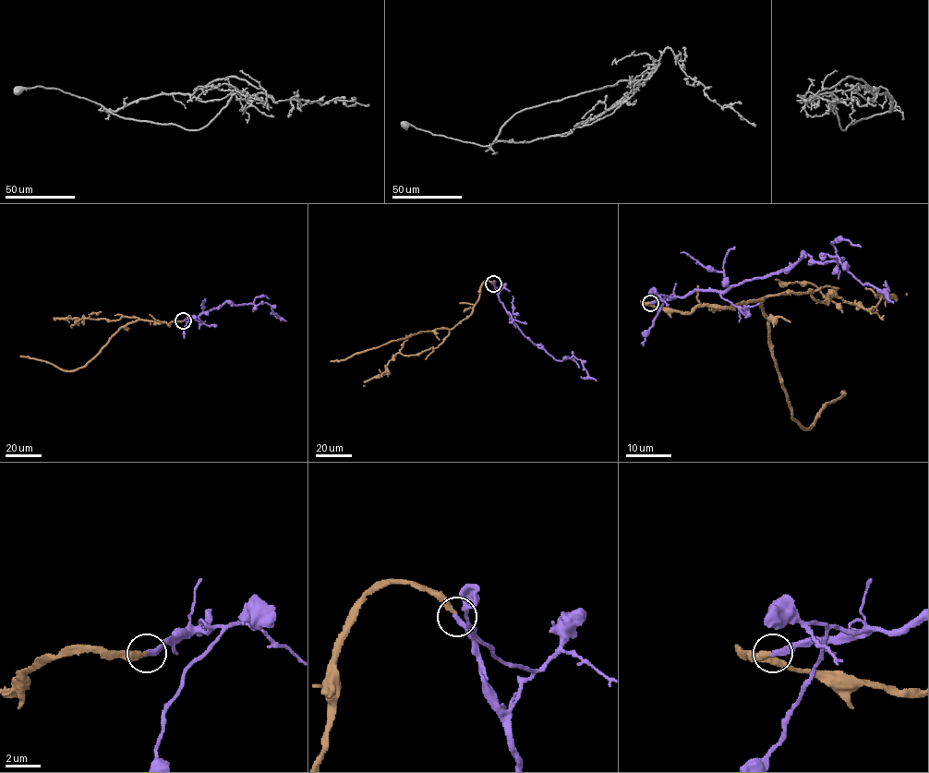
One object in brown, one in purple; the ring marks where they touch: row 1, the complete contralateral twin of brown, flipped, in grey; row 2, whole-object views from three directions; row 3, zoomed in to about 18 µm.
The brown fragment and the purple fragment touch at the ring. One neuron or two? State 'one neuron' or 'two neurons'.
one neuron

